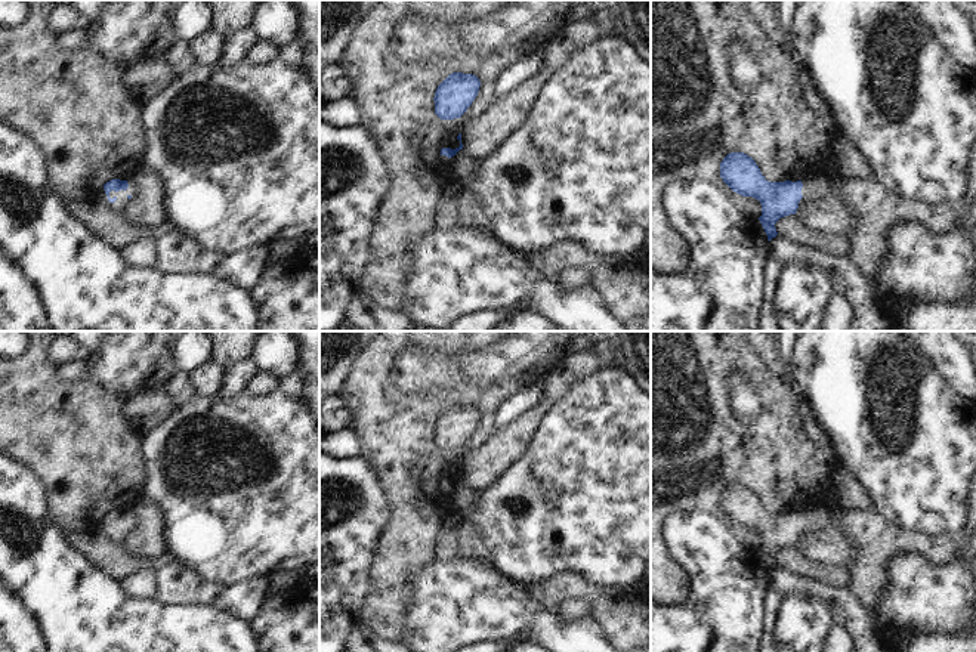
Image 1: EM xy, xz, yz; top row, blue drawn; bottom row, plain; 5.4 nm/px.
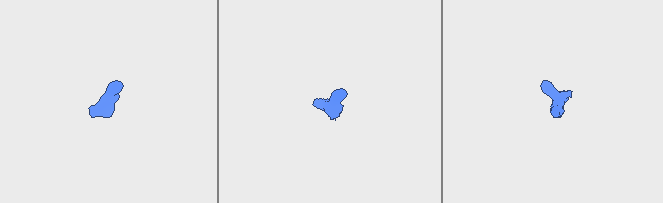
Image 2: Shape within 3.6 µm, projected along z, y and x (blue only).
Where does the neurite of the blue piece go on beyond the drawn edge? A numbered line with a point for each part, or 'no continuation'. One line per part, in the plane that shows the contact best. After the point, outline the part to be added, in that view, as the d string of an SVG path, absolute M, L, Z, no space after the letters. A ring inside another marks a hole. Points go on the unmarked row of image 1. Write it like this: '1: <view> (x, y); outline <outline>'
1: yz (817, 516); outline M813 507L810 510L802 512L802 526L803 528L821 528L827 523L831 523L830 515L822 507Z

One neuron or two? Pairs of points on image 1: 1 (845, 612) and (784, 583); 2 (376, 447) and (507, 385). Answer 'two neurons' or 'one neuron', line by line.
1: one neuron
2: one neuron

